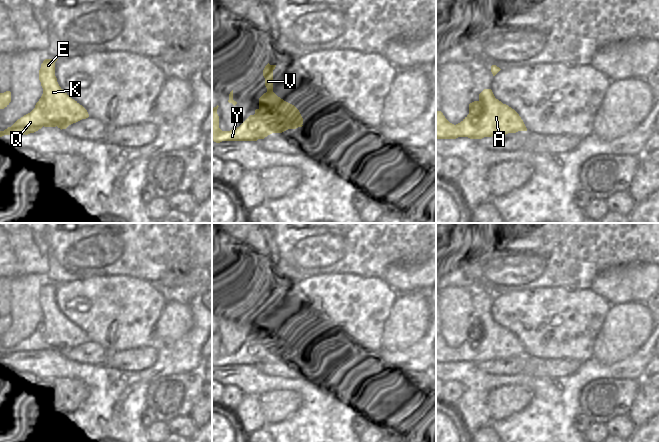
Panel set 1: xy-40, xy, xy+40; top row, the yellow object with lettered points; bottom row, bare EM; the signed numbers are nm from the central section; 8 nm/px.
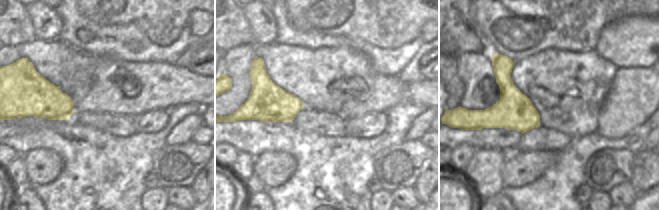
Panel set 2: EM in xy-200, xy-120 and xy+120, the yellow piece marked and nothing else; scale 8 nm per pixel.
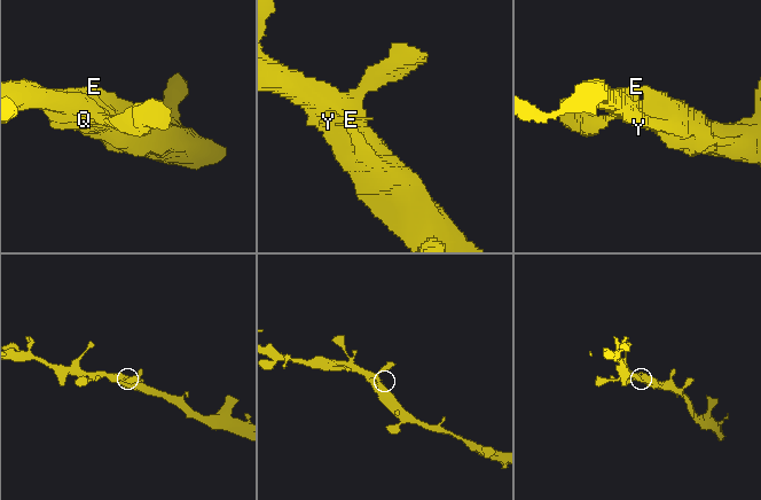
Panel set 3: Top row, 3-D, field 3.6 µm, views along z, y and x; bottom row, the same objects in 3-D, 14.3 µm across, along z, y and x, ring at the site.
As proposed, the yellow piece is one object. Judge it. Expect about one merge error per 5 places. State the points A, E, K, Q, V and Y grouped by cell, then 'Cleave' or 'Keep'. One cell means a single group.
Groups: A E K Q V Y. Keep.

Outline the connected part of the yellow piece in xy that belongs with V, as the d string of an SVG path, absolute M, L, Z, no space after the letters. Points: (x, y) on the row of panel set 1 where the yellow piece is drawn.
M269 63L263 70L267 92L259 98L259 108L239 127L230 131L219 128L218 105L212 108L212 141L257 141L272 133L302 127L303 118L299 110L273 92L273 70L276 65Z

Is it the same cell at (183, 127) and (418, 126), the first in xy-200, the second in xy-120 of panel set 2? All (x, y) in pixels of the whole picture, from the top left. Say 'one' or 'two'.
one

